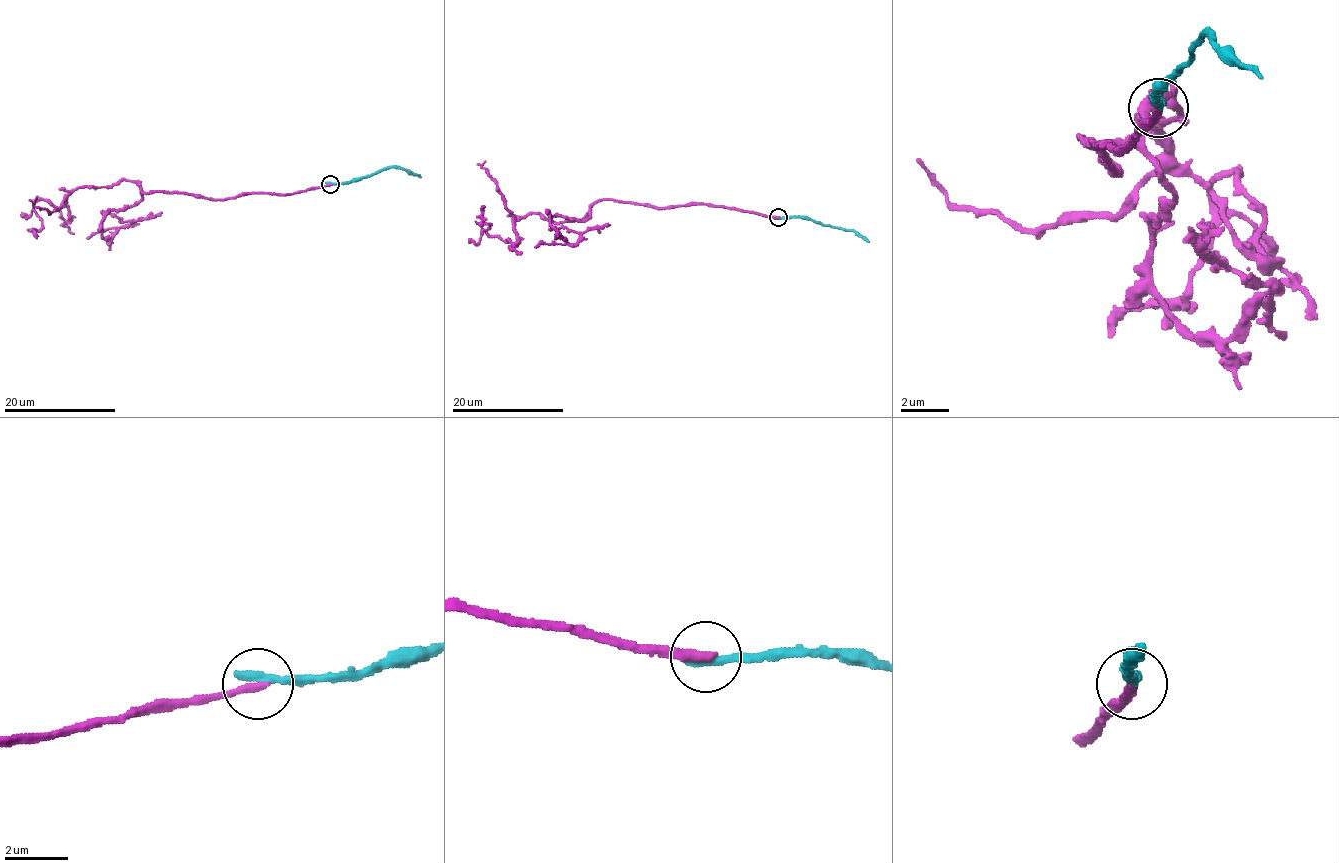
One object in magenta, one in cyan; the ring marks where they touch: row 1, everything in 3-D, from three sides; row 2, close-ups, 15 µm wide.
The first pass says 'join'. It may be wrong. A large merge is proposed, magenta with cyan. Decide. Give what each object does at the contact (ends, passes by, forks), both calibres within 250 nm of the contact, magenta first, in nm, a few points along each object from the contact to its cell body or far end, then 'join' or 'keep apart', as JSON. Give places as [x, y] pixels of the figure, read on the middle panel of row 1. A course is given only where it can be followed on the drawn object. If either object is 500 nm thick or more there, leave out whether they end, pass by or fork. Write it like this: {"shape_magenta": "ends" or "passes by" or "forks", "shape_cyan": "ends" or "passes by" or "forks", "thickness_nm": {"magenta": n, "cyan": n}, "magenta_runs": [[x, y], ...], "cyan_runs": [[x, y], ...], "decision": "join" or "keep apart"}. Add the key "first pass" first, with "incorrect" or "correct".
{"first pass": "incorrect", "shape_magenta": "ends", "shape_cyan": "ends", "thickness_nm": {"magenta": 280, "cyan": 360}, "magenta_runs": [[778, 217], [598, 200], [579, 220], [528, 213], [505, 242], [481, 230], [484, 206]], "cyan_runs": [[778, 217], [805, 217], [824, 225], [856, 231], [869, 242]], "decision": "keep apart"}

